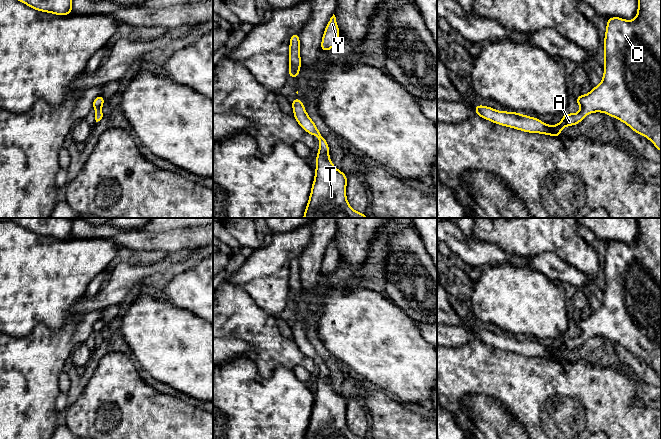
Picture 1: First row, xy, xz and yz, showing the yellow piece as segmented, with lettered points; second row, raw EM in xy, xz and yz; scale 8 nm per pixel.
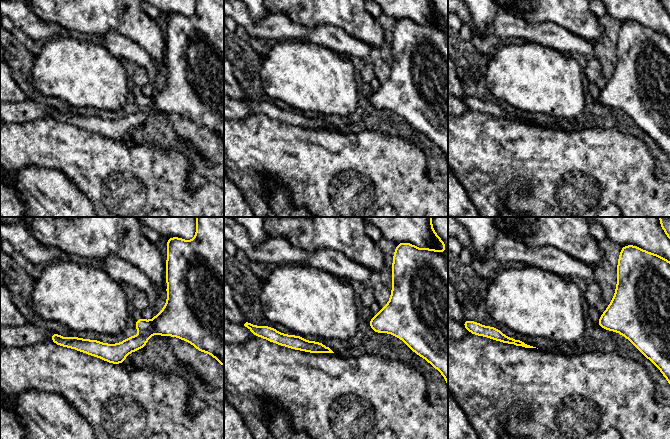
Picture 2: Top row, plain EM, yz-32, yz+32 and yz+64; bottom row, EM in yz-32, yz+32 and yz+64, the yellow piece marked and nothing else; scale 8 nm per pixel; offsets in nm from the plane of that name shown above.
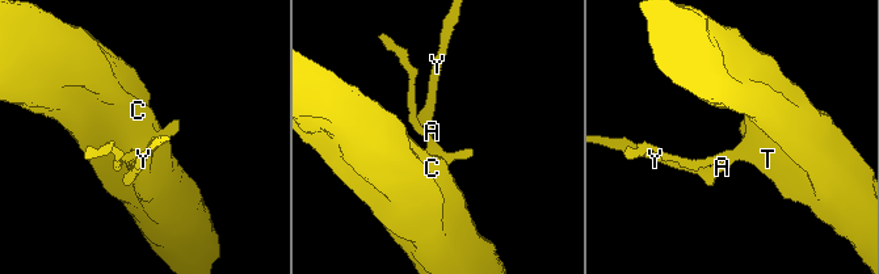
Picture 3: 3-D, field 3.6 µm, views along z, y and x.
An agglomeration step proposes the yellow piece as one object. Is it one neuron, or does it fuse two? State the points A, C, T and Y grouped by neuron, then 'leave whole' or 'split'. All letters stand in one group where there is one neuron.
A Y / C T | split

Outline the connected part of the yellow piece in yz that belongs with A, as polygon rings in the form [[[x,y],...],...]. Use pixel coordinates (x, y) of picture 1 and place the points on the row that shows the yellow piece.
[[[475,105],[473,108],[478,116],[493,123],[515,128],[528,133],[541,133],[555,137],[561,136],[562,128],[577,125],[586,117],[583,110],[575,114],[570,114],[568,112],[562,116],[560,123],[550,126],[535,117],[529,117],[513,111],[497,111],[491,107],[483,105]]]

